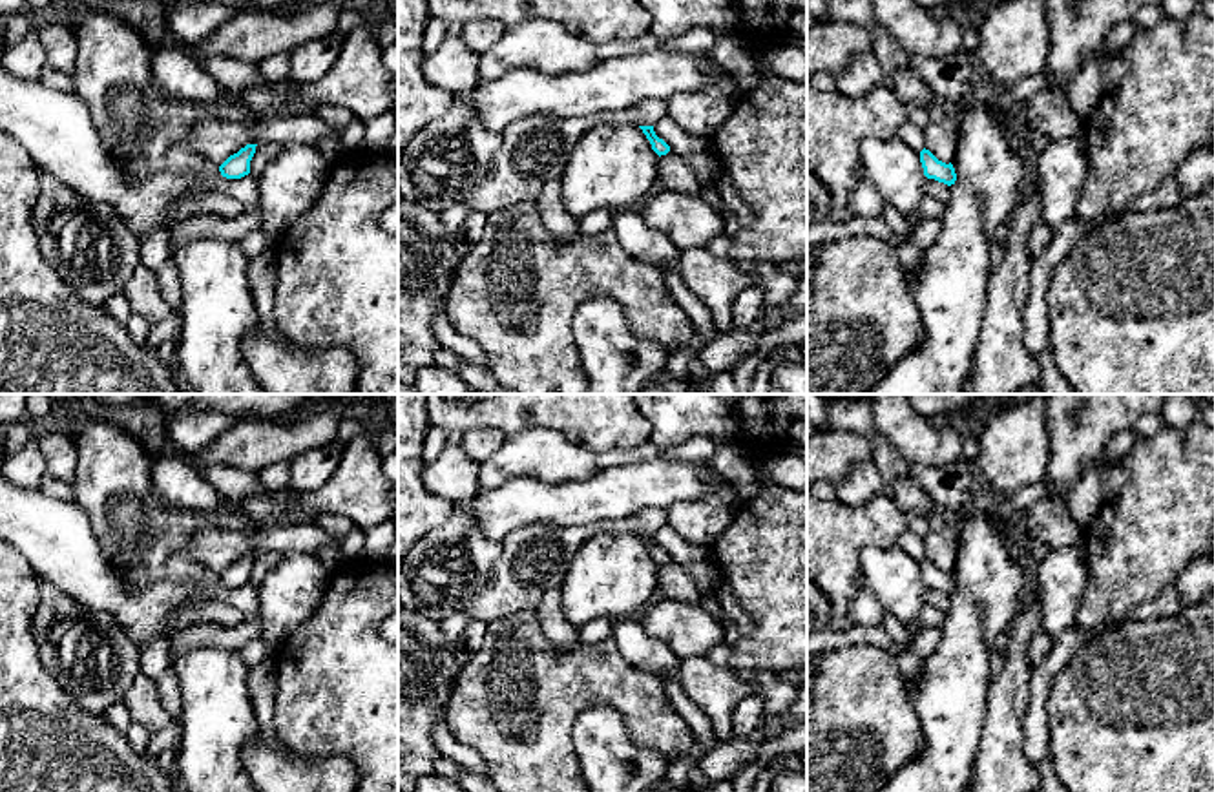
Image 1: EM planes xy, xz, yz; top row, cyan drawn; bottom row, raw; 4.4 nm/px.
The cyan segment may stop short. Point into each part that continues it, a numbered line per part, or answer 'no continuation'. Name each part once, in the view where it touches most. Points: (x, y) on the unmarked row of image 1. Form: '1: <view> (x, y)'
no continuation

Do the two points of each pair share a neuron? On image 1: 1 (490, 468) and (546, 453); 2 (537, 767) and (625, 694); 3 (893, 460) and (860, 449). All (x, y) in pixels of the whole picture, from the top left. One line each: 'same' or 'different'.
1: same
2: same
3: different

